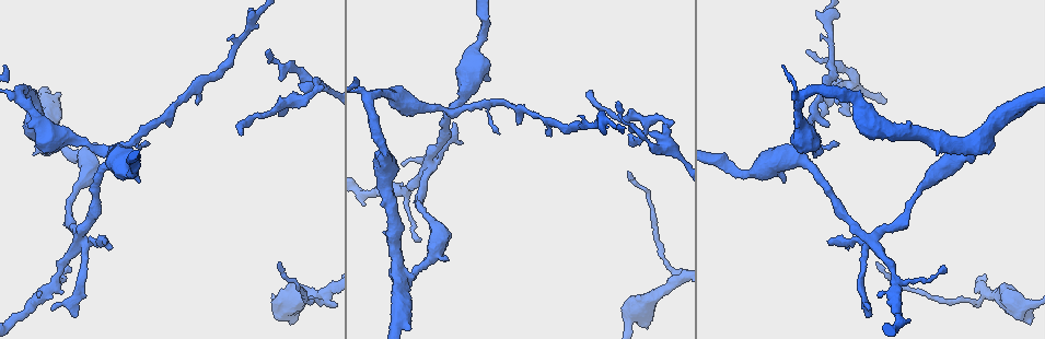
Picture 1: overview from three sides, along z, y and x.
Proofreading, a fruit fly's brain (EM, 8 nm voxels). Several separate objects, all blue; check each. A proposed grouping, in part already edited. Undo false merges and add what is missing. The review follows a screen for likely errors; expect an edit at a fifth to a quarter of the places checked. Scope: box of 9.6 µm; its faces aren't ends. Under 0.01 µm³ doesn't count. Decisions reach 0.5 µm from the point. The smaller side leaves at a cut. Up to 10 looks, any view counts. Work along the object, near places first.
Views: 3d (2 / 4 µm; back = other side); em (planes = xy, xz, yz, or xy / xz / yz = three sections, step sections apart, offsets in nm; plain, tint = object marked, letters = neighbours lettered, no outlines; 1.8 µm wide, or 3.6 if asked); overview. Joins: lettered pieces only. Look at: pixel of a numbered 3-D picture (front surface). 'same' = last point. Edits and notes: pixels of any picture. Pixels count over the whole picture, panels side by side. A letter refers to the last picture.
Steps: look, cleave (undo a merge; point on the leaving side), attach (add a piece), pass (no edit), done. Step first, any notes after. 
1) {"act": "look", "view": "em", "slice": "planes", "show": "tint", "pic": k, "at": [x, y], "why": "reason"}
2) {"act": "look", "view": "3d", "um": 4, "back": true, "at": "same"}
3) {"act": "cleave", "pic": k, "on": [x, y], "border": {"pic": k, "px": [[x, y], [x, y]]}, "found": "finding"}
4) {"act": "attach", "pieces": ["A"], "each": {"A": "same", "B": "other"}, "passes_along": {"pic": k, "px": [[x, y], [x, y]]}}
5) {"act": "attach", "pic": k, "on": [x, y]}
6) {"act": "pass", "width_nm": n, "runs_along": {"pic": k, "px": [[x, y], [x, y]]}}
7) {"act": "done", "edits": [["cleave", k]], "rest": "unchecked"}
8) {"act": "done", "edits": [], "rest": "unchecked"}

{"act": "look", "view": "em", "slice": "planes", "show": "letters", "pic": 1, "at": [868, 317], "why": "free end"}

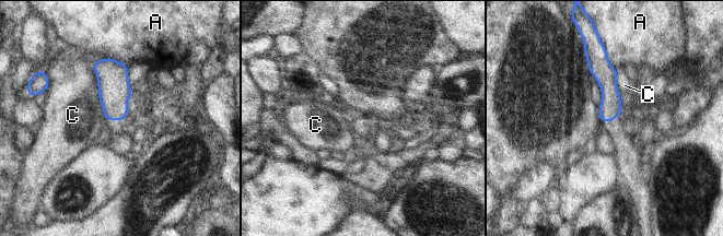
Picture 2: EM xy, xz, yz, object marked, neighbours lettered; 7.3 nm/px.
{"act": "pass", "width_nm": 150, "longest_contact_nm": ["C", 400], "each": {"A": "other", "C": "other"}, "found": "no lettered piece goes on from it"}

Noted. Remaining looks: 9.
{"act": "look", "view": "em", "slice": "yz", "step": 16, "show": "tint", "pic": 1, "at": [869, 238], "why": "abrupt turn"}

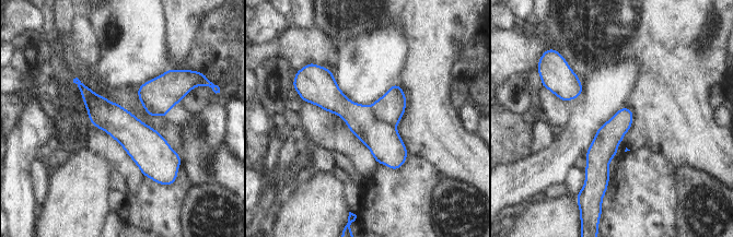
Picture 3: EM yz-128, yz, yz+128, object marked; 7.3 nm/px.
{"act": "look", "view": "em", "slice": "yz", "step": 16, "show": "letters", "at": "same"}

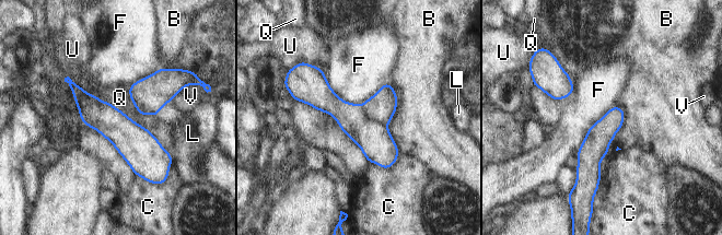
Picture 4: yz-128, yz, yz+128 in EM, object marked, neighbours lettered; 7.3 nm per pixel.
{"act": "cleave", "pic": 4, "on": [375, 141], "width_nm": 180, "longest_contact_nm": ["Q", 700], "each": {"B": "other", "C": "other", "F": "other", "L": "other", "Q": "other", "U": "other", "V": "other"}, "found": "two cells meet here"}

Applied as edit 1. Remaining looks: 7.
{"act": "look", "view": "em", "slice": "planes", "show": "letters", "pic": 1, "at": [399, 276], "why": "a fork"}

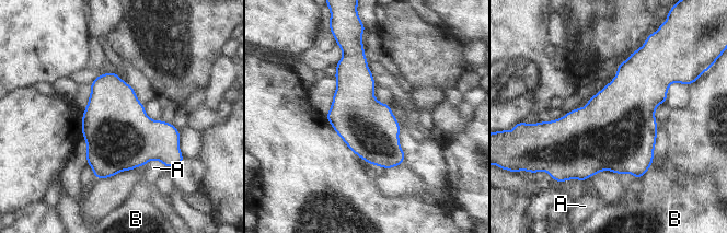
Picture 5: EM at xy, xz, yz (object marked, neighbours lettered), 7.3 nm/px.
{"act": "pass", "longest_contact_nm": ["A", 180], "each": {"A": "other", "B": "other"}, "border": {"pic": 5, "px": [[145, 164], [159, 160], [168, 169]]}, "found": "continuous, no second cell"}

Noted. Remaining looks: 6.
{"act": "look", "view": "overview", "why": "redraw"}

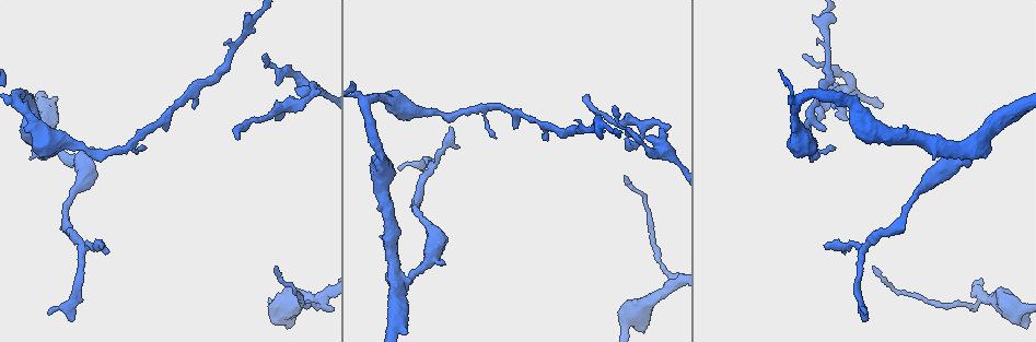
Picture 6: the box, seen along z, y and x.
{"act": "look", "view": "3d", "um": 4, "pic": 6, "at": [589, 97], "why": "tapers out"}

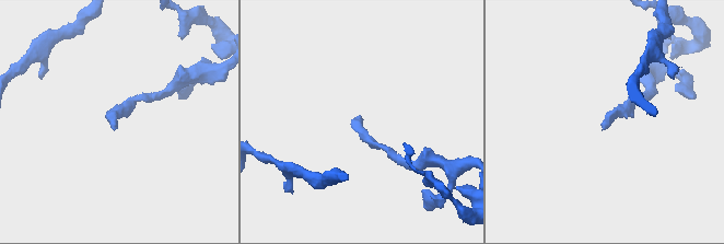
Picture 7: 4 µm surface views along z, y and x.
{"act": "look", "view": "em", "slice": "planes", "show": "letters", "pic": 7, "at": [358, 119], "why": "now the EM"}

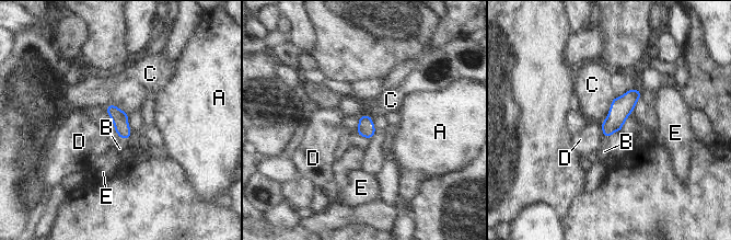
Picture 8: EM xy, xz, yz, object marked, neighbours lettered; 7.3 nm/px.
{"act": "attach", "pieces": ["B"], "each": {"A": "other", "B": "same", "C": "other", "D": "other", "E": "other"}, "passes_along": {"pic": 8, "px": [[621, 107], [604, 136], [604, 151]]}, "found": "the cell continues"}

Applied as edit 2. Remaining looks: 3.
{"act": "done", "edits": [["cleave", 4], ["attach", 8]], "rest": "unchecked"}

